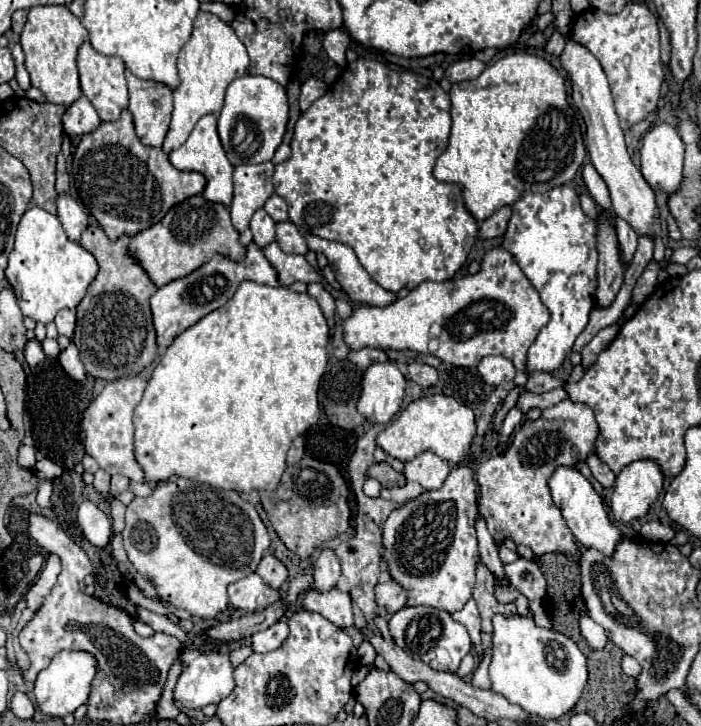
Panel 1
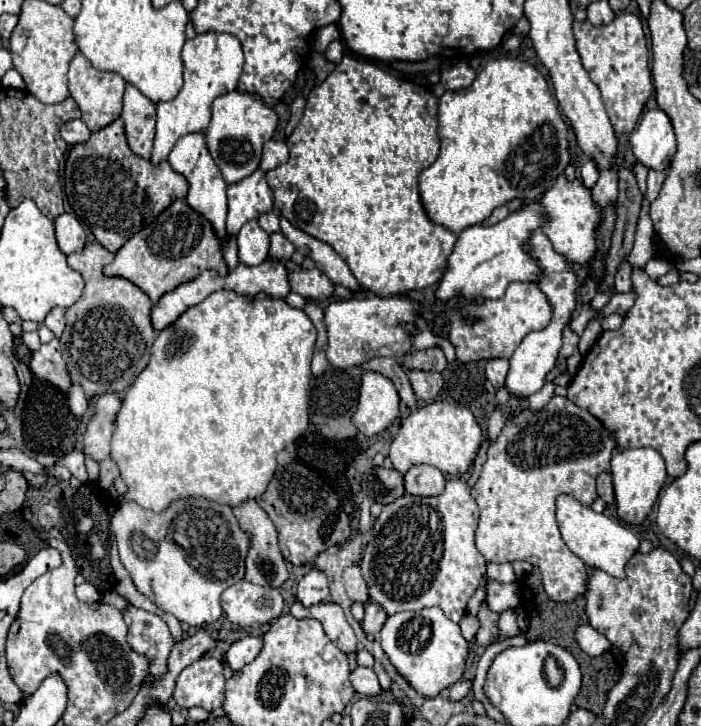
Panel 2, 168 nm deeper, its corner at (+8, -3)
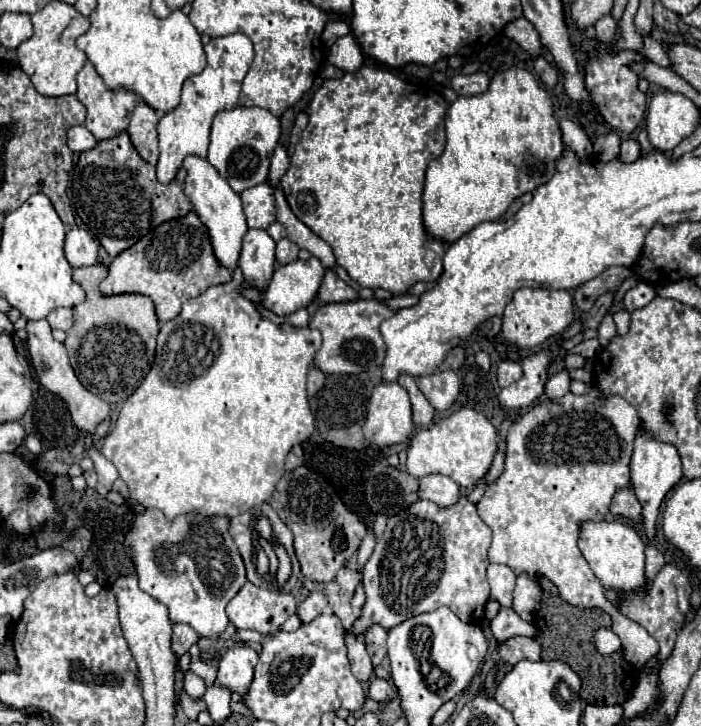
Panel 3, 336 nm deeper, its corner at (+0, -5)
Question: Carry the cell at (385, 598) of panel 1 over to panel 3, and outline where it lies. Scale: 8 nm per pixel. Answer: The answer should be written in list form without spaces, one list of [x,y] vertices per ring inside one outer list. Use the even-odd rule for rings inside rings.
[[[373,624],[367,632],[365,632],[365,646],[367,646],[367,652],[373,660],[373,666],[379,666],[387,654],[387,648],[385,648],[385,642],[387,642],[387,630]]]

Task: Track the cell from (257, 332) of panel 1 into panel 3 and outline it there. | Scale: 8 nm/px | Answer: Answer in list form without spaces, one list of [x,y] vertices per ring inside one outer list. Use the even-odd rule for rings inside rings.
[[[237,266],[234,270],[232,280],[221,286],[213,286],[209,290],[205,290],[203,294],[189,298],[183,304],[183,310],[177,318],[163,322],[159,336],[157,336],[157,358],[155,364],[151,368],[151,372],[145,376],[143,384],[129,396],[129,400],[123,404],[119,418],[115,420],[111,434],[105,436],[99,452],[111,460],[119,472],[119,476],[125,480],[125,484],[129,486],[129,498],[133,502],[143,504],[145,508],[157,508],[165,514],[167,520],[175,520],[181,514],[189,514],[189,512],[197,512],[203,516],[225,516],[225,518],[233,518],[239,516],[263,502],[267,502],[275,490],[275,484],[279,482],[279,478],[283,476],[283,462],[285,456],[289,454],[289,450],[295,444],[303,444],[307,438],[313,434],[315,428],[315,418],[311,414],[311,408],[307,404],[307,392],[305,392],[305,380],[307,380],[307,372],[311,368],[313,356],[321,346],[321,338],[317,330],[307,330],[307,328],[293,328],[293,326],[275,326],[269,320],[263,320],[257,312],[257,308],[251,304],[251,300],[247,300],[241,294],[240,284],[243,281],[241,269]],[[197,324],[201,324],[203,328],[211,330],[213,336],[197,336]]]

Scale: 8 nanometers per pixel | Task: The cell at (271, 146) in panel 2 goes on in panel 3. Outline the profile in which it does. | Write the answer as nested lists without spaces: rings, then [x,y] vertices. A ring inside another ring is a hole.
[[[277,146],[275,148],[275,154],[271,158],[271,168],[269,168],[269,182],[273,186],[279,184],[281,176],[287,172],[289,168],[289,156],[287,156],[287,150],[283,146]]]

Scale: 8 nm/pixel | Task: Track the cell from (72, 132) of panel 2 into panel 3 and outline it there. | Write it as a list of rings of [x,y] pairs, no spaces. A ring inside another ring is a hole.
[[[73,126],[67,132],[67,144],[69,144],[69,148],[73,152],[85,152],[85,150],[95,148],[97,140],[95,140],[95,136],[85,126]]]

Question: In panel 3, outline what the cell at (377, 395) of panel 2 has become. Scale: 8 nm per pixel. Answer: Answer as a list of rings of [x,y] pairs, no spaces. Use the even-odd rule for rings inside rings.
[[[379,382],[373,388],[367,420],[363,424],[365,438],[375,446],[393,446],[407,442],[413,432],[415,426],[407,390],[397,382]]]

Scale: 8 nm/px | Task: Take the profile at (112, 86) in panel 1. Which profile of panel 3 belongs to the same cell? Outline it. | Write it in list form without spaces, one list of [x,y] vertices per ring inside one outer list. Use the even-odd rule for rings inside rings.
[[[87,62],[87,64],[83,66],[83,70],[79,72],[79,76],[77,76],[77,98],[79,98],[79,102],[87,108],[85,126],[87,126],[87,130],[89,130],[97,140],[109,140],[109,138],[115,138],[115,136],[119,136],[121,132],[125,132],[127,126],[129,126],[131,112],[133,112],[133,108],[135,108],[135,104],[137,104],[137,100],[139,100],[137,94],[127,92],[127,90],[123,90],[123,88],[119,88],[119,90],[109,90],[109,88],[103,84],[101,76],[97,74],[97,70],[95,70],[95,66],[93,66],[91,62]]]

